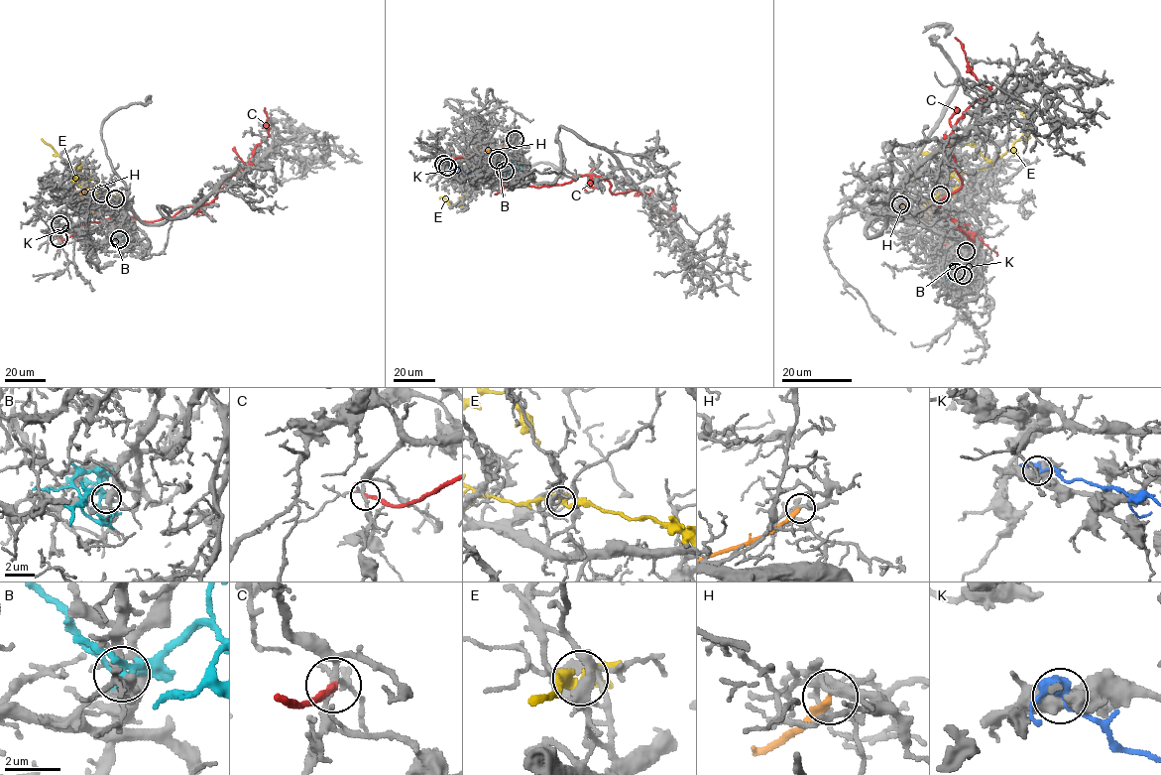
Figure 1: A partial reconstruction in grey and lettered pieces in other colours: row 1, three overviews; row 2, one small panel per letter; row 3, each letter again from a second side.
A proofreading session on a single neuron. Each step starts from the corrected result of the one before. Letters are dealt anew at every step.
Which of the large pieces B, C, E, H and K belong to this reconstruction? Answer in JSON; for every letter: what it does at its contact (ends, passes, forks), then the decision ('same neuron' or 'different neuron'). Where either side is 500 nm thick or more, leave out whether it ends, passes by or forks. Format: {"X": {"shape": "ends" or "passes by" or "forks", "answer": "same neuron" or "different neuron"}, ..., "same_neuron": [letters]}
{"B": {"shape": "passes by", "answer": "different neuron"}, "C": {"shape": "ends", "answer": "different neuron"}, "E": {"shape": "forks", "answer": "different neuron"}, "H": {"shape": "ends", "answer": "different neuron"}, "K": {"shape": "passes by", "answer": "different neuron"}, "same_neuron": []}

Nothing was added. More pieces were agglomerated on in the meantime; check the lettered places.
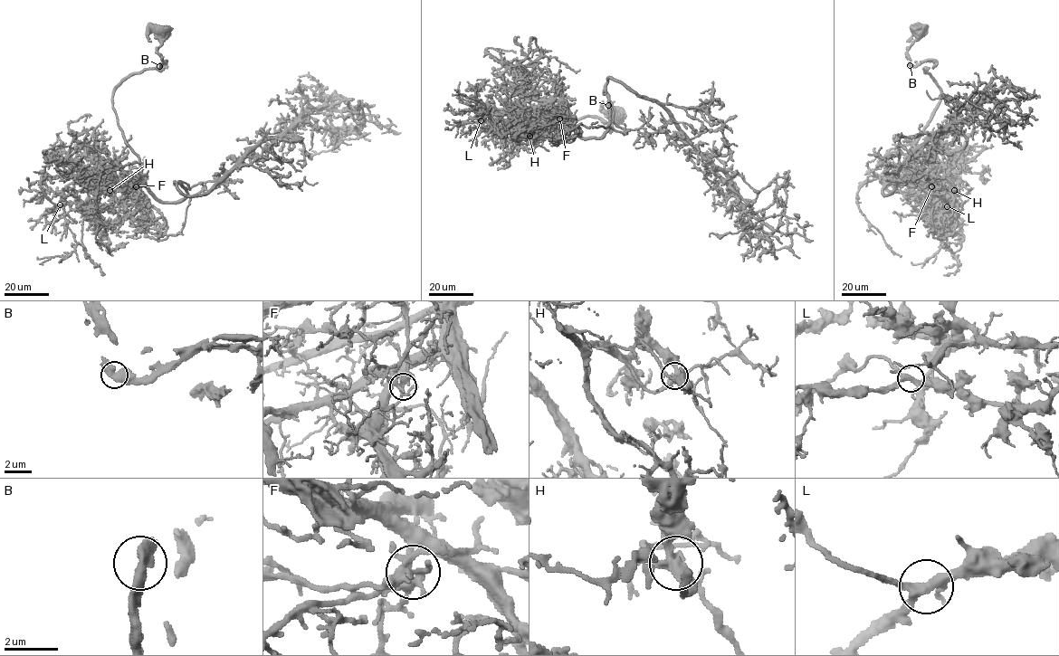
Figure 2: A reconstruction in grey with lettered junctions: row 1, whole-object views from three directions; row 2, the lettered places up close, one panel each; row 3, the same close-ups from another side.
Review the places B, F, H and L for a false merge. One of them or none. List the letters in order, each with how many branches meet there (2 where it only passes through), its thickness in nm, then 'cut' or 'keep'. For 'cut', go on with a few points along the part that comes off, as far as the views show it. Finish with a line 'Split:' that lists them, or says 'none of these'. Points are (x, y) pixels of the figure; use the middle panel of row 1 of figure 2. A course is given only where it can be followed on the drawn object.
B: 3 | 400 nm | keep
F: 5 | 320 nm | cut | (559, 118), (558, 105), (553, 105), (541, 84), (548, 78), (550, 71), (526, 64)
H: 4 | 340 nm | keep
L: 4 | 320 nm | keep
Split: F

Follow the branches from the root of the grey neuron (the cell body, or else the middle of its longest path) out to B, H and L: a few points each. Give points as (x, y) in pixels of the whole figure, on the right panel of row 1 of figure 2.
B: (918, 30), (915, 29), (916, 40), (906, 52), (911, 65)
H: (918, 30), (906, 52), (909, 62), (932, 61), (924, 69), (940, 95), (915, 144), (917, 174), (954, 191)
L: (918, 30), (906, 52), (909, 62), (932, 61), (924, 69), (940, 95), (915, 144), (914, 179), (947, 206)

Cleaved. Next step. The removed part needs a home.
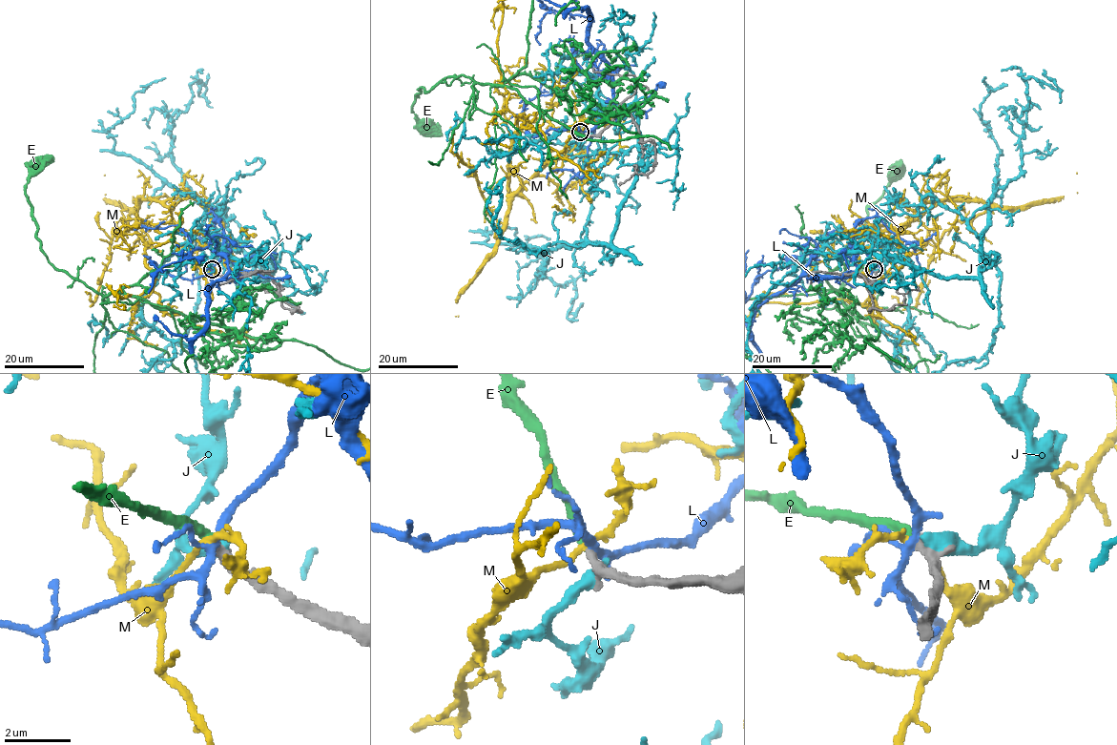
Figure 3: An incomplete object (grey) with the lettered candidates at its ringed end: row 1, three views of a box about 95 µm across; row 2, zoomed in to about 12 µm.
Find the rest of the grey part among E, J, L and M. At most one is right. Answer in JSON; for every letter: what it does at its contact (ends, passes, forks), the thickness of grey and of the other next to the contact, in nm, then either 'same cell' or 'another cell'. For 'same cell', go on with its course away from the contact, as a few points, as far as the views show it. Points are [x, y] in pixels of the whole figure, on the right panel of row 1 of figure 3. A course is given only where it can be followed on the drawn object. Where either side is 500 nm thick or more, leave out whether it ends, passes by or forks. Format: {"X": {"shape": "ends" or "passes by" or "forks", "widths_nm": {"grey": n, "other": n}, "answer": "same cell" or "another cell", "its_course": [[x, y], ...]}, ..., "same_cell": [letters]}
{"E": {"shape": "ends", "widths_nm": {"grey": 240, "other": 280}, "answer": "same cell"}, "J": {"widths_nm": {"grey": 420, "other": 500}, "answer": "another cell"}, "L": {"shape": "forks", "widths_nm": {"grey": 240, "other": 200}, "answer": "another cell"}, "M": {"shape": "passes by", "widths_nm": {"grey": 240, "other": 180}, "answer": "another cell"}, "same_cell": ["E"]}

